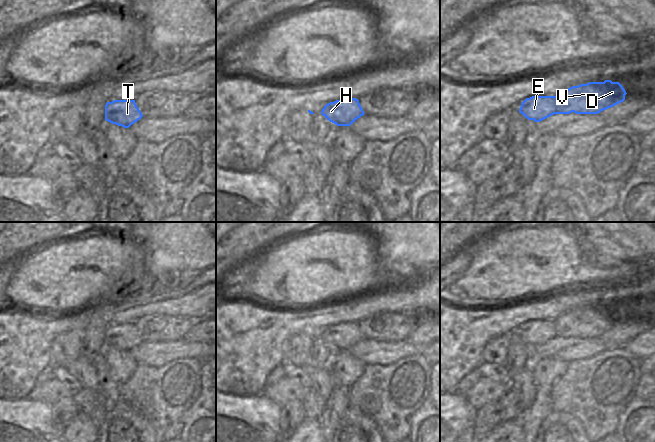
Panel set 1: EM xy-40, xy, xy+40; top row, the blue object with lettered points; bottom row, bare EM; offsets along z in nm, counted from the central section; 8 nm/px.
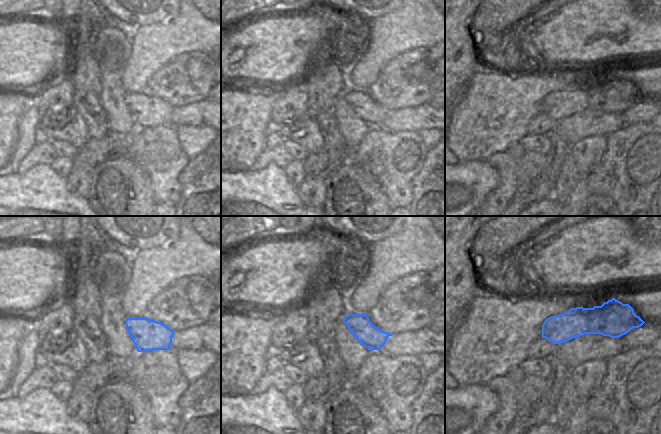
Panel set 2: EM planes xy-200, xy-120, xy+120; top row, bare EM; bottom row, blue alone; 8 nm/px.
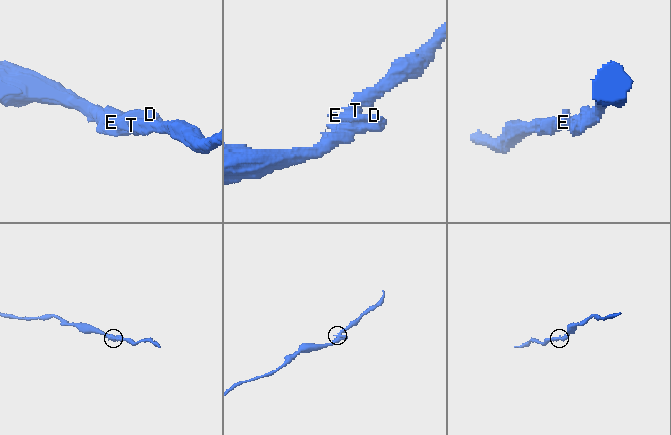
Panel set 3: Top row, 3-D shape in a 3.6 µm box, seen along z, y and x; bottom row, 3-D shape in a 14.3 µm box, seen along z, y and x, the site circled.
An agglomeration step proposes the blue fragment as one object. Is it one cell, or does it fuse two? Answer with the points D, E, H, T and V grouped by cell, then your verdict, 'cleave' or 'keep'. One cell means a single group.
D E H T V; keep

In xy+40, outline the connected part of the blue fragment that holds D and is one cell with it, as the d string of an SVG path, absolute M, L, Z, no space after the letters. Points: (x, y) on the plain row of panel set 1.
M589 306L572 310L556 320L526 322L519 336L528 344L540 346L554 338L598 338L625 324L626 315L619 306Z

